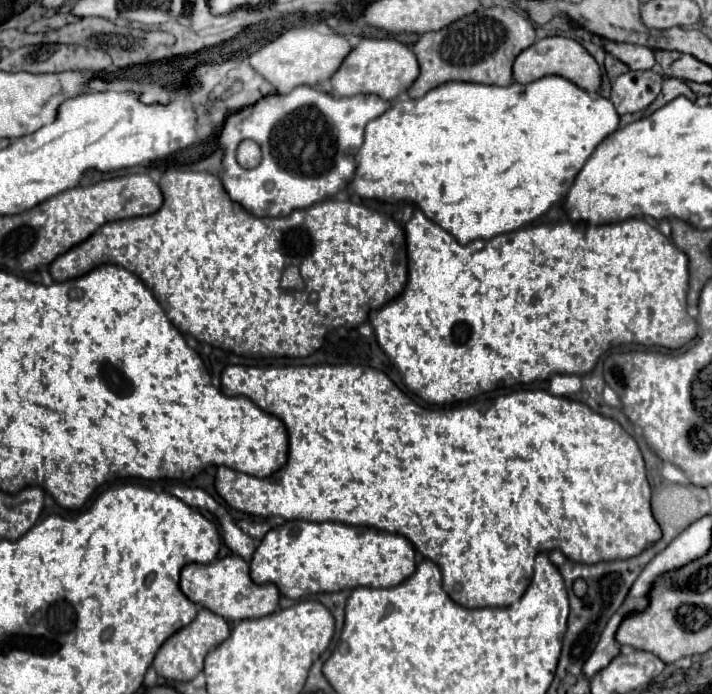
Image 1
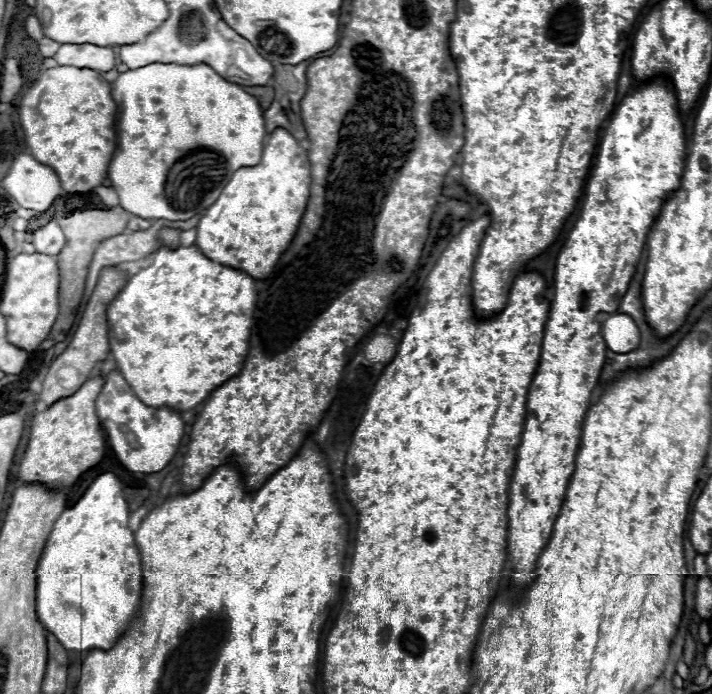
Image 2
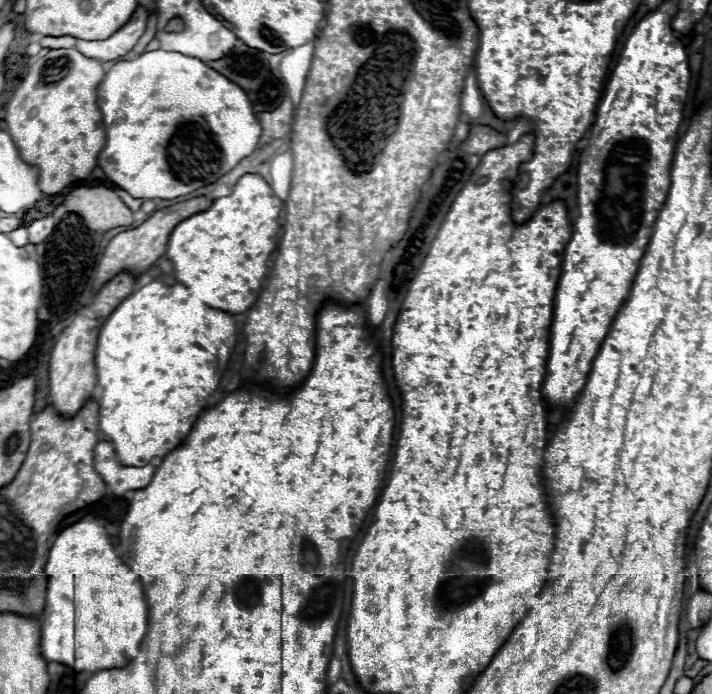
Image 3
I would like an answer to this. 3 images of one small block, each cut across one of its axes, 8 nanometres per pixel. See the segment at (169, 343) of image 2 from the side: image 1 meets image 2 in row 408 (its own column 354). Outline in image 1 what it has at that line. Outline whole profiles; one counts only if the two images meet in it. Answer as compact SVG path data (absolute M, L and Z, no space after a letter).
M544 76L530 84L512 82L504 88L446 82L422 98L392 104L390 110L366 126L364 144L356 152L356 176L348 186L360 198L410 200L460 244L478 238L488 240L530 224L560 202L596 146L618 126L620 116L608 98L598 94L594 98L562 76Z

